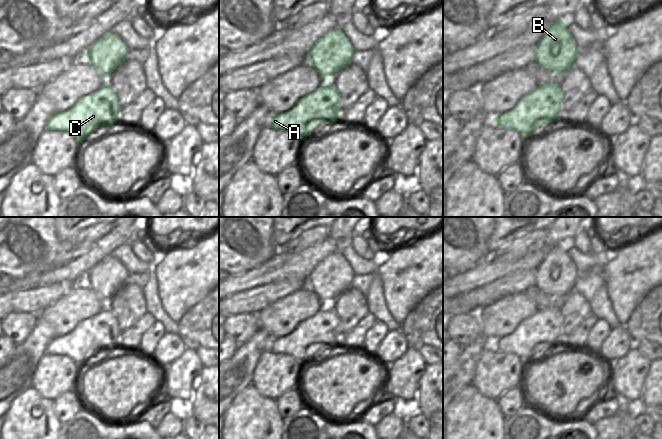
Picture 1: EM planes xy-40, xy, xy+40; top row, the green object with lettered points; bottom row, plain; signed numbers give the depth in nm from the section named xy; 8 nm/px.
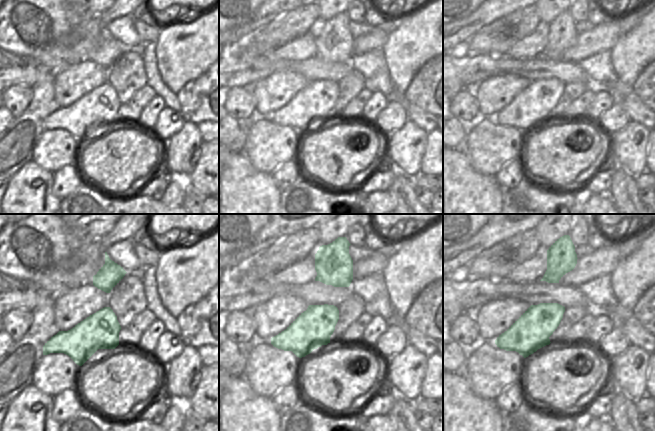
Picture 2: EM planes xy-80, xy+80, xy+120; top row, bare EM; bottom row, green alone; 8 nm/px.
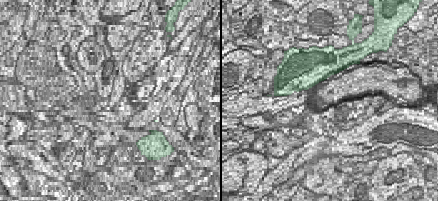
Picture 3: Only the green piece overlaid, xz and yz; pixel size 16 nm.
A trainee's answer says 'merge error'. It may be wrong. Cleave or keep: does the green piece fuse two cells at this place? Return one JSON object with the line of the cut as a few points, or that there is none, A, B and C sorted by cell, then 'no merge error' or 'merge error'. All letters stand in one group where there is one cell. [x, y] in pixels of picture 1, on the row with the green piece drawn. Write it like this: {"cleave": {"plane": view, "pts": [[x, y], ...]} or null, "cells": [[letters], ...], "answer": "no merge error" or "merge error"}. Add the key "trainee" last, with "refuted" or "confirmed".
{"cleave": null, "cells": [["A", "B", "C"]], "answer": "no merge error", "trainee": "refuted"}

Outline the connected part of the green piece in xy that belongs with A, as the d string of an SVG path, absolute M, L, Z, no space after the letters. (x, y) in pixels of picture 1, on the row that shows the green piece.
M340 27L321 36L307 55L307 62L321 75L324 82L312 93L301 98L290 110L273 114L269 126L274 130L288 130L304 141L316 124L333 124L341 116L341 97L330 80L351 63L355 49Z

